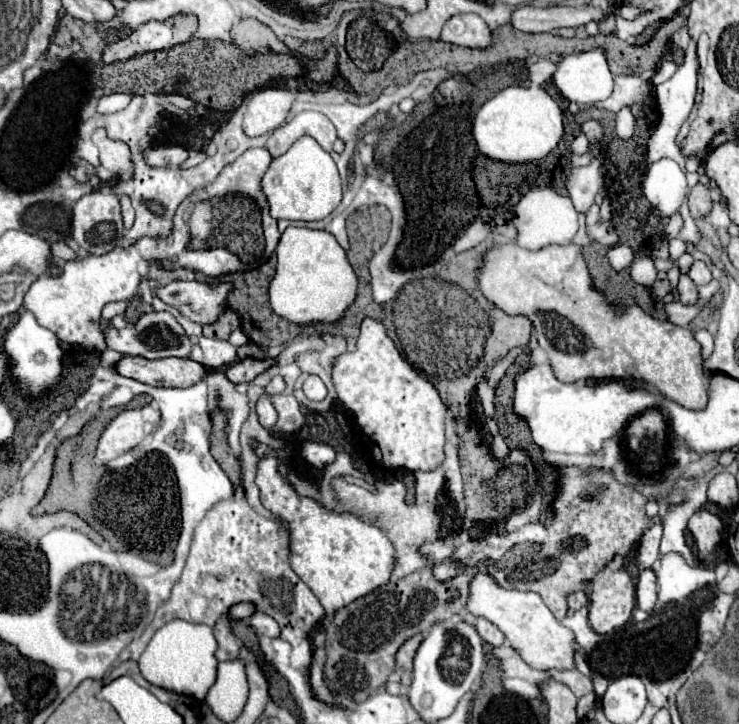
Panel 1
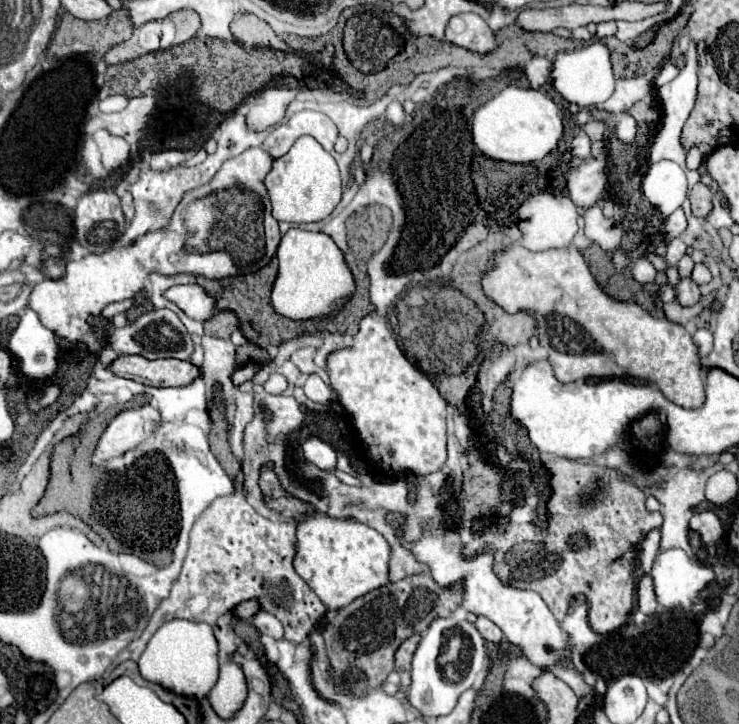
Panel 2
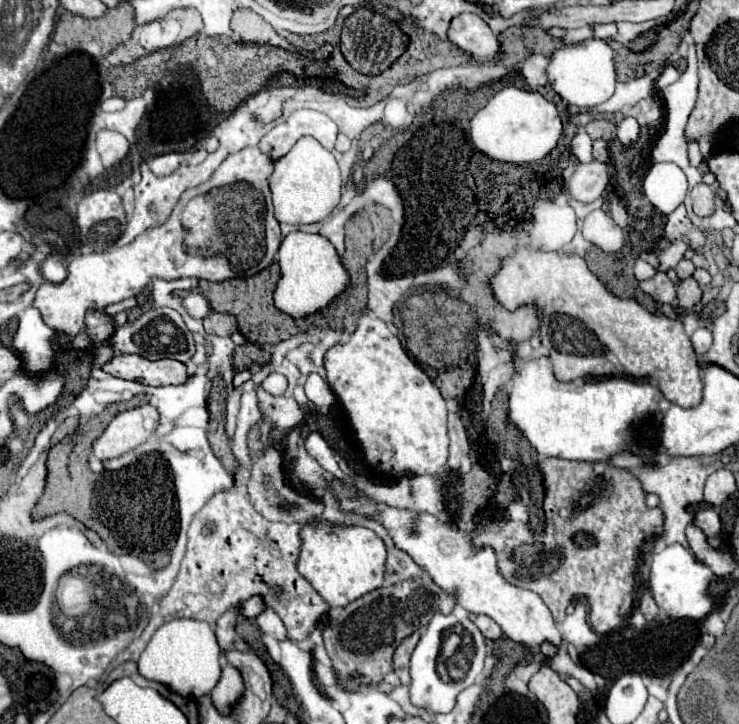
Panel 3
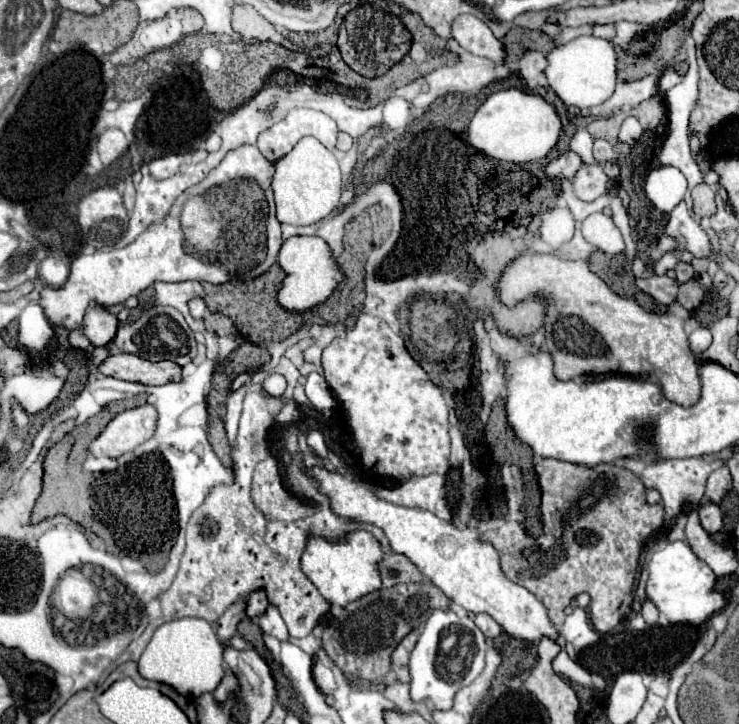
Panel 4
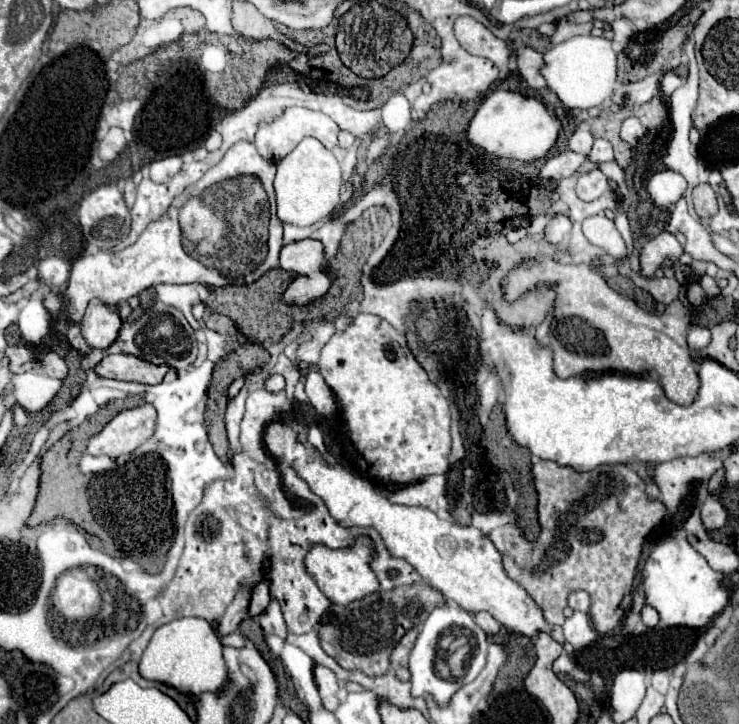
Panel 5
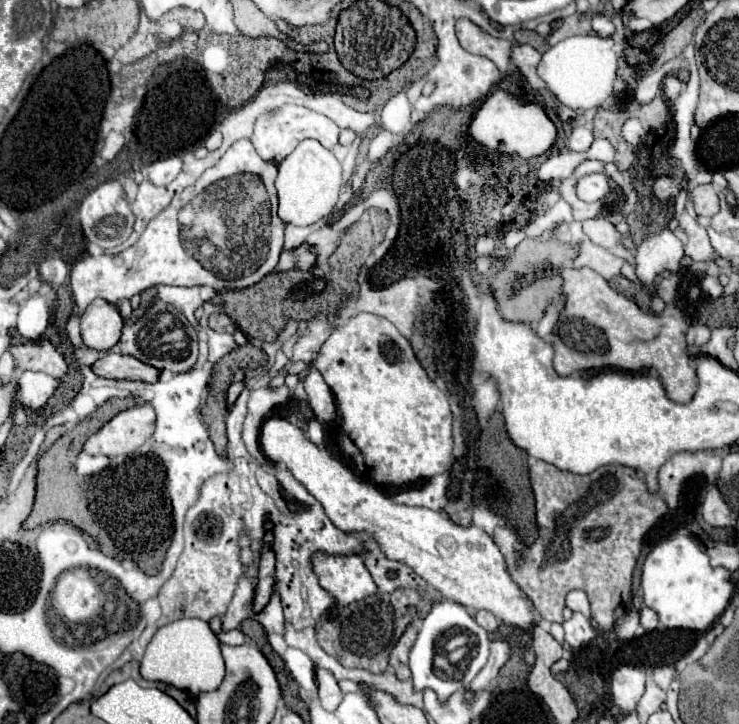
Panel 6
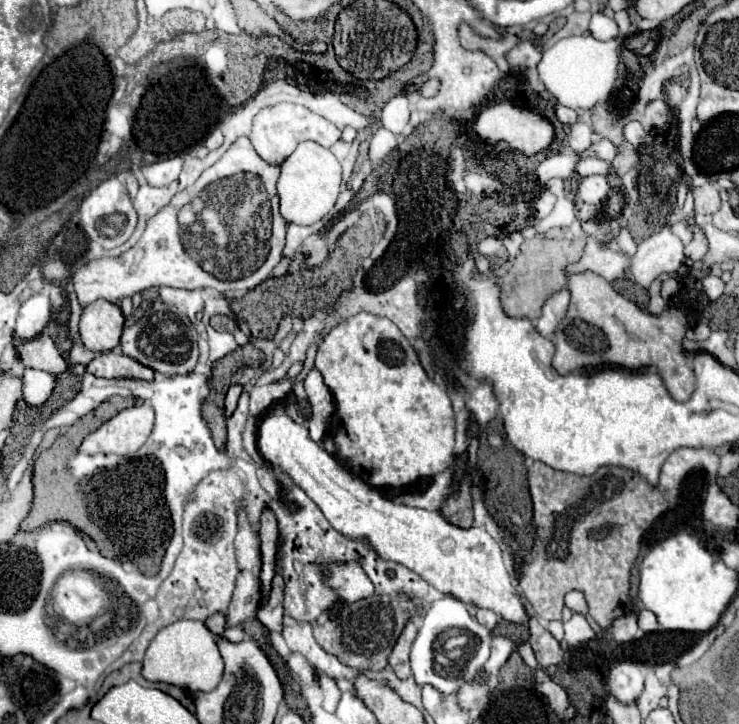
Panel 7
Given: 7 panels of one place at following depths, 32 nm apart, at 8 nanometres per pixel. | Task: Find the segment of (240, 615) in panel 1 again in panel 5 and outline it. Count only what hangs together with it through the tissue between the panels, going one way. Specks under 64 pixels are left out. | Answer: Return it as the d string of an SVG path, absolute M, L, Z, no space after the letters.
M260 582L252 590L252 602L250 602L250 616L258 616L264 612L264 608L270 602L270 582Z

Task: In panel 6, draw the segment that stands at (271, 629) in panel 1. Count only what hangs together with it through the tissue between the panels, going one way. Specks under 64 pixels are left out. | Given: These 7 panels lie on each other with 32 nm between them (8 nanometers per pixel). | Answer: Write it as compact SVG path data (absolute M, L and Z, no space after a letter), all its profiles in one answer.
M274 592L270 602L264 606L262 612L256 614L256 620L264 626L264 630L268 634L276 632L276 634L284 634L284 614L282 614L282 600L278 598L278 594Z

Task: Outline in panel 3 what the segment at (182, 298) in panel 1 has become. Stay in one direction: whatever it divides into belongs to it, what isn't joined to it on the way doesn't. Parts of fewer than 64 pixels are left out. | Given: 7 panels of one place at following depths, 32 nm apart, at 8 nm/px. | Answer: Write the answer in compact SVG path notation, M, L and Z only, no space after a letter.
M190 290L190 292L182 292L182 296L184 296L184 306L192 318L206 318L206 314L210 314L208 300L200 292Z

